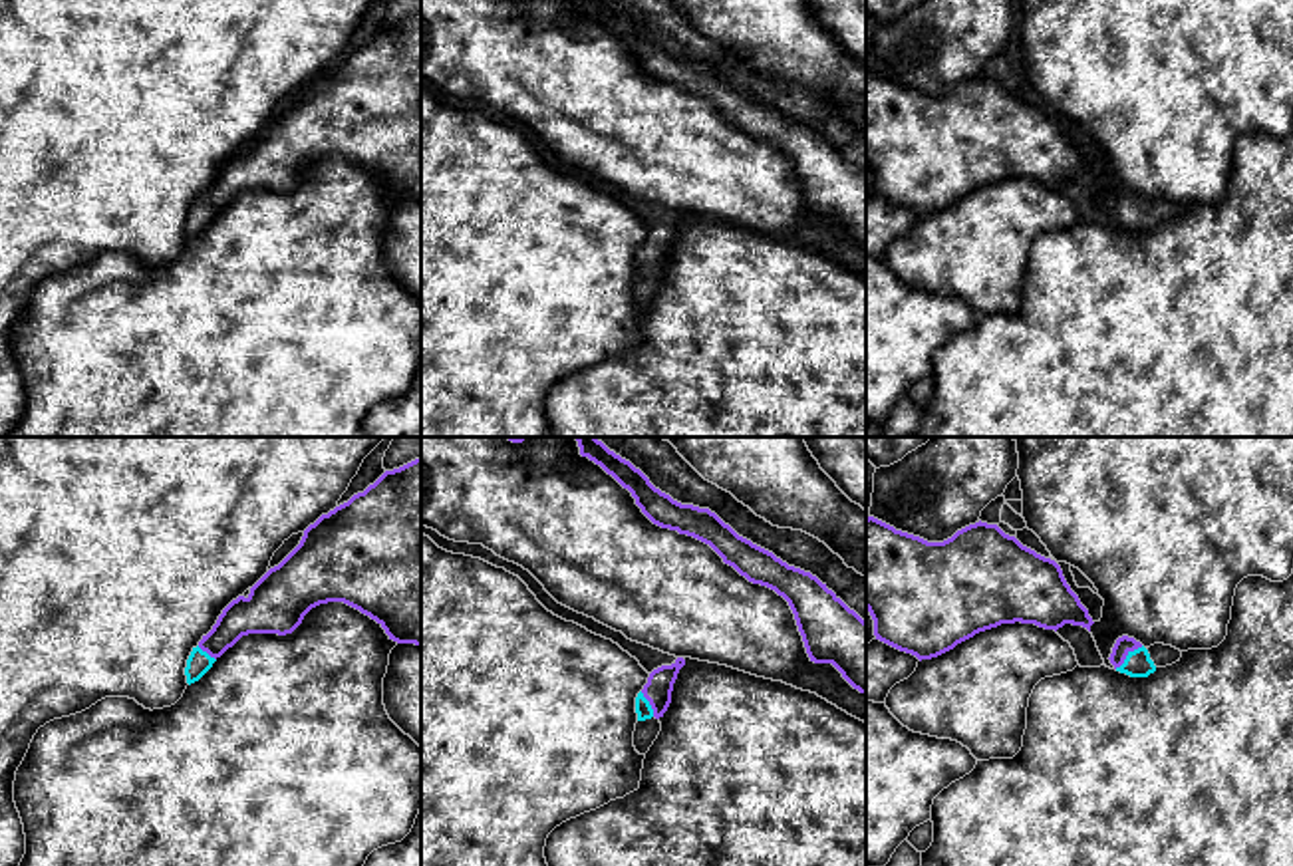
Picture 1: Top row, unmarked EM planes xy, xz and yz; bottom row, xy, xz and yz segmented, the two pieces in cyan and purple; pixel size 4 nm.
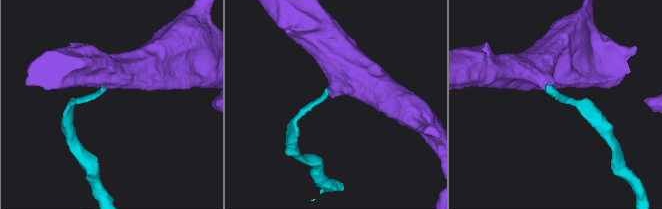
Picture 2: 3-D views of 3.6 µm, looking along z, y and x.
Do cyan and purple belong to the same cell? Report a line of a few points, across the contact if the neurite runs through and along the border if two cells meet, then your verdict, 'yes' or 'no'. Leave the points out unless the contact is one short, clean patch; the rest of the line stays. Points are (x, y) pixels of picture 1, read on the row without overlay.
line yz (1137, 219), (1127, 211), (1125, 199); yes

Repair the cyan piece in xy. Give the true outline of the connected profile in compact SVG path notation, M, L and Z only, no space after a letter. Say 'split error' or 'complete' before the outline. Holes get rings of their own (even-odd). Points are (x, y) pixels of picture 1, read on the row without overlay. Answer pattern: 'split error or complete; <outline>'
split error; M421 14L385 26L363 48L310 79L300 99L246 153L232 155L193 203L185 222L187 238L199 236L242 191L292 189L312 163L328 157L359 165L397 199L421 201Z

